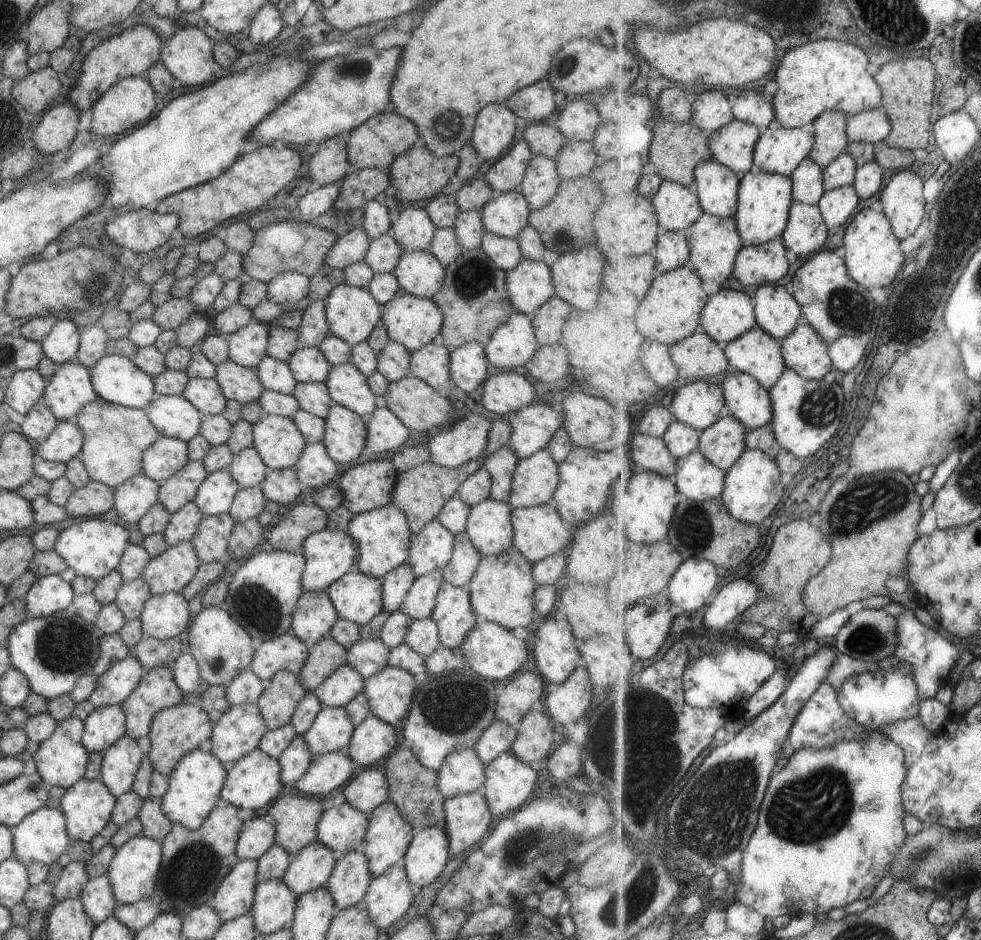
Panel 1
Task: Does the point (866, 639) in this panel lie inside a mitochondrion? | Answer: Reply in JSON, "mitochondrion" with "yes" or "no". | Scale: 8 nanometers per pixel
{"mitochondrion":"yes"}

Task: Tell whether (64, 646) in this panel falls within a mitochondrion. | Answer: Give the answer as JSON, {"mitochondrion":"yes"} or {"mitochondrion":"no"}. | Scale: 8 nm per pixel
{"mitochondrion":"yes"}

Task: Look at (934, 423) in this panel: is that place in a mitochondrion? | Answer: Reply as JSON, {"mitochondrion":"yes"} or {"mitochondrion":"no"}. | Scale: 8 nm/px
{"mitochondrion":"no"}

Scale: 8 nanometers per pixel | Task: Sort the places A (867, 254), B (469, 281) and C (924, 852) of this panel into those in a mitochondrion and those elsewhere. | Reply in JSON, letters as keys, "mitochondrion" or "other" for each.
{"A":"other","B":"mitochondrion","C":"mitochondrion"}

